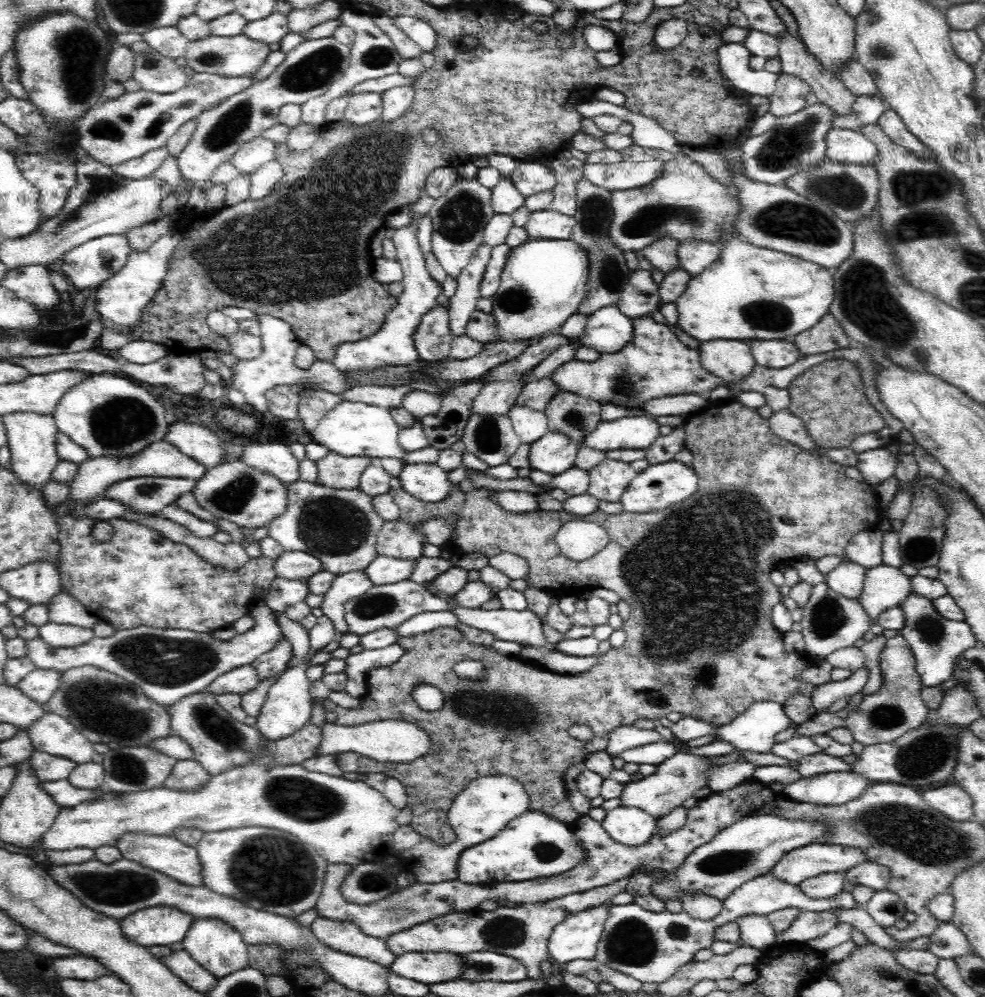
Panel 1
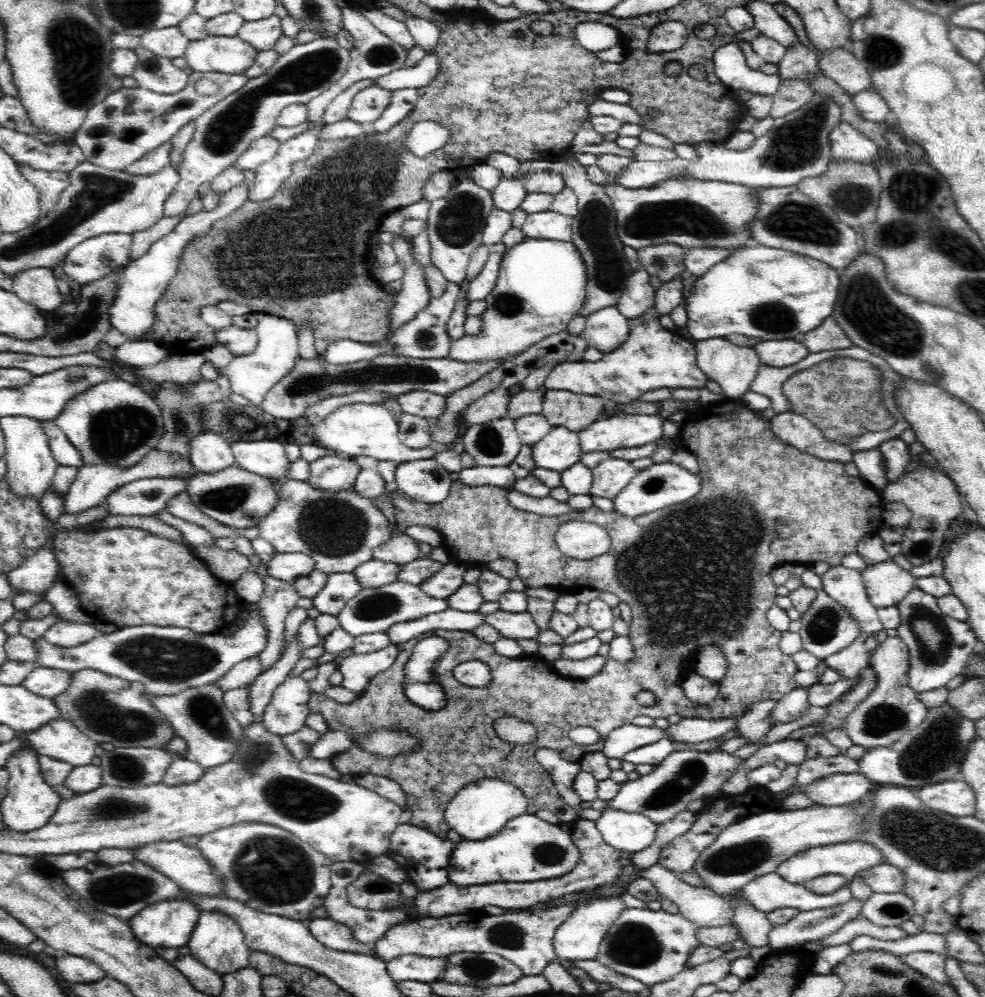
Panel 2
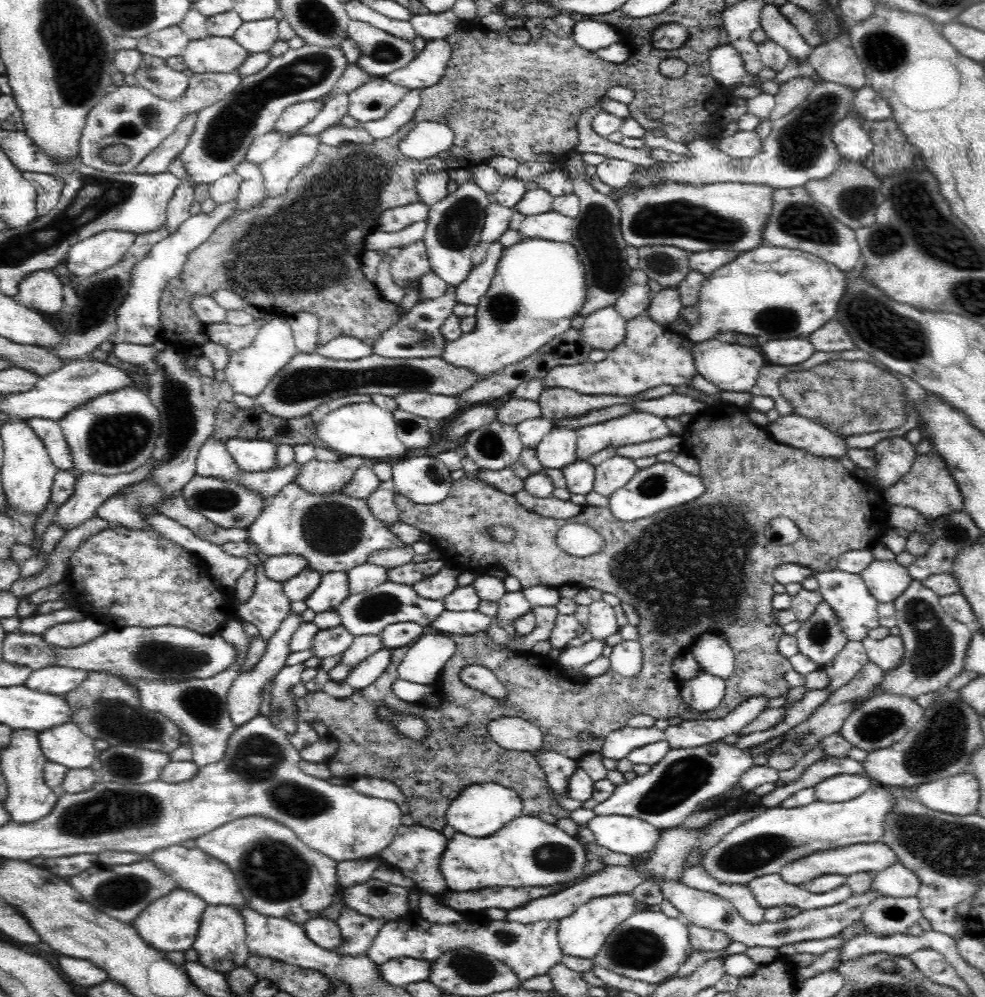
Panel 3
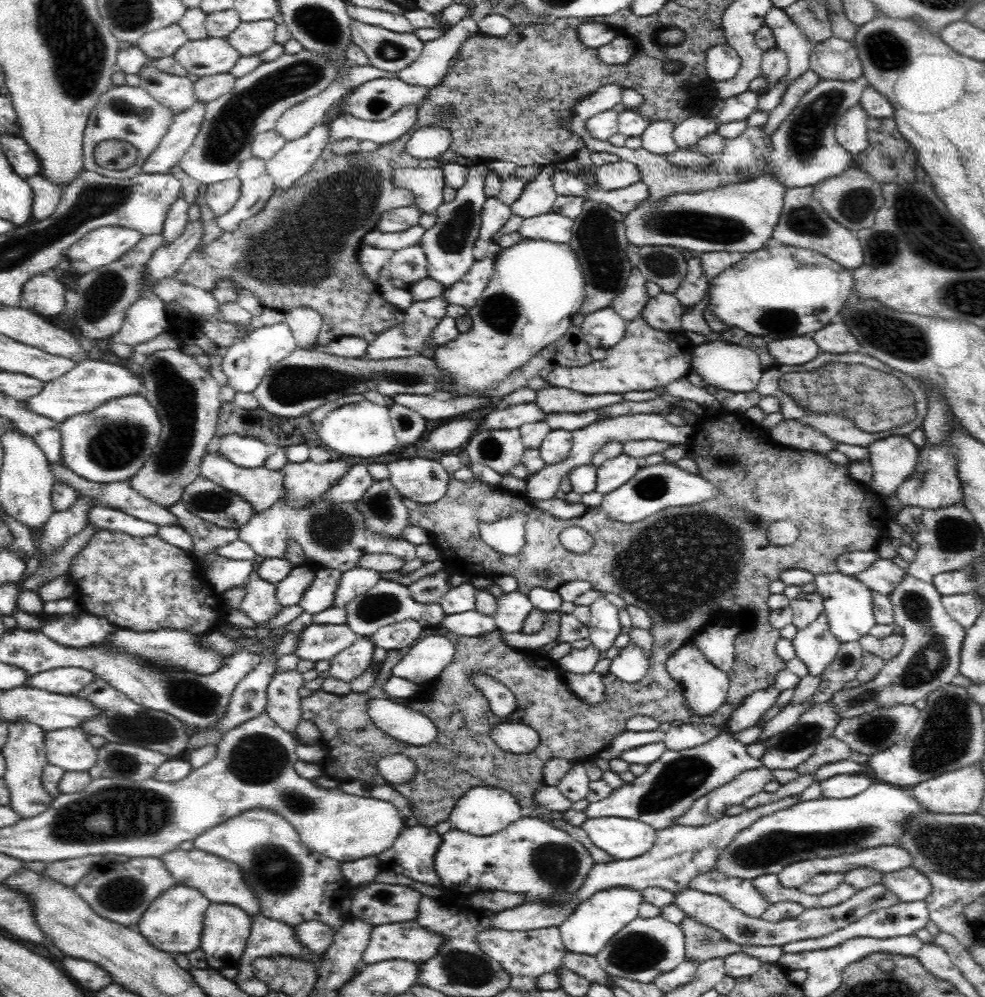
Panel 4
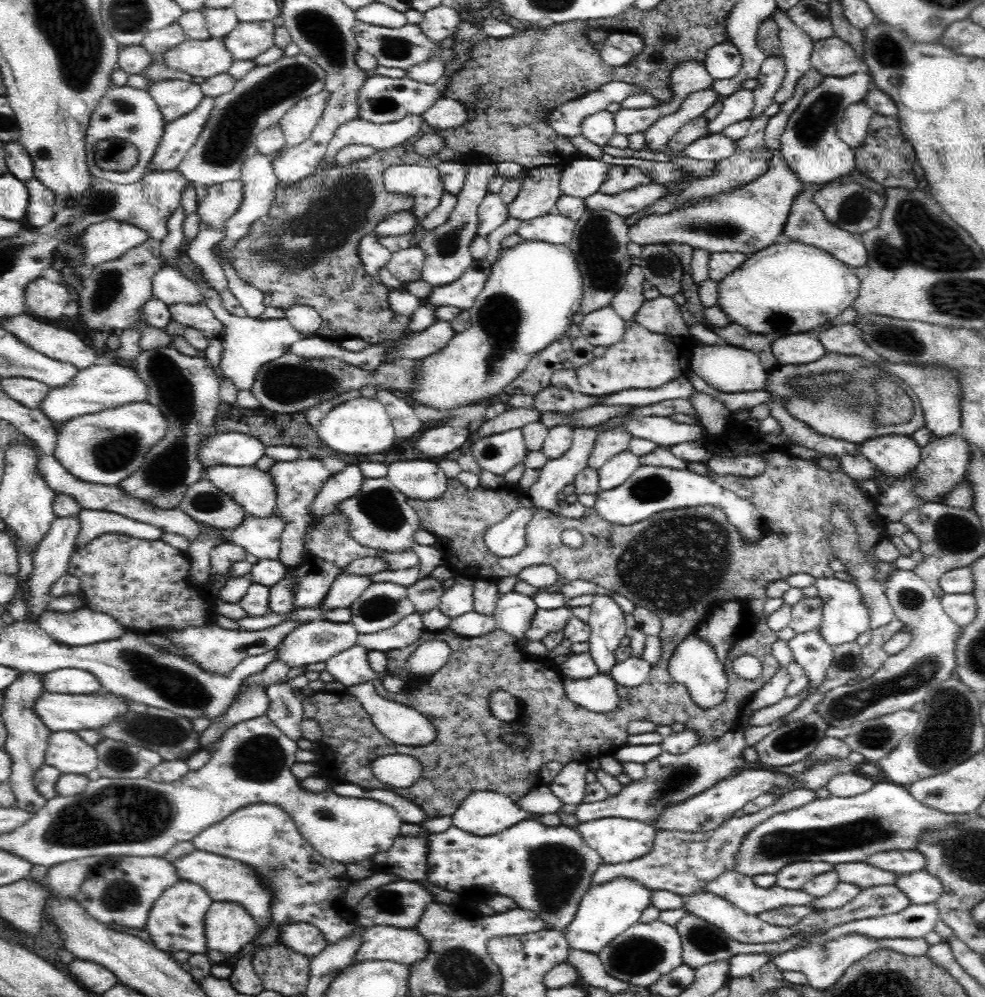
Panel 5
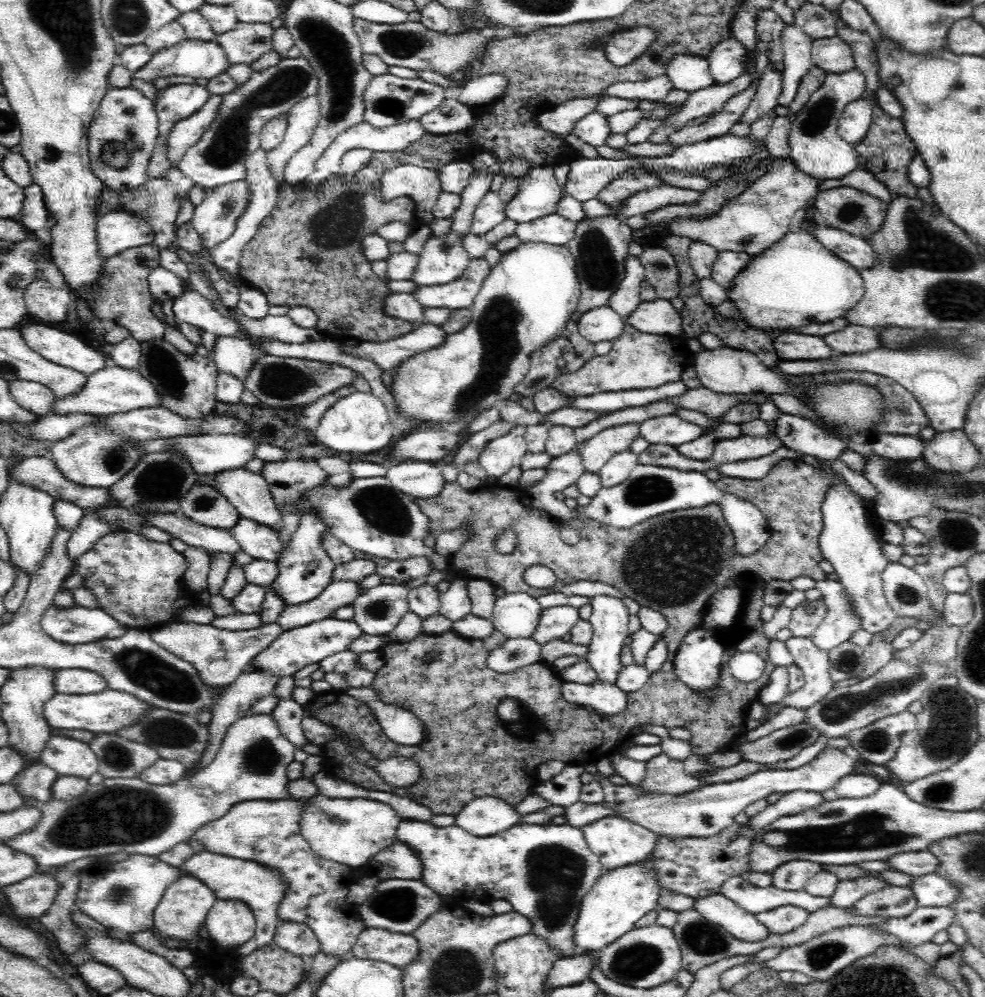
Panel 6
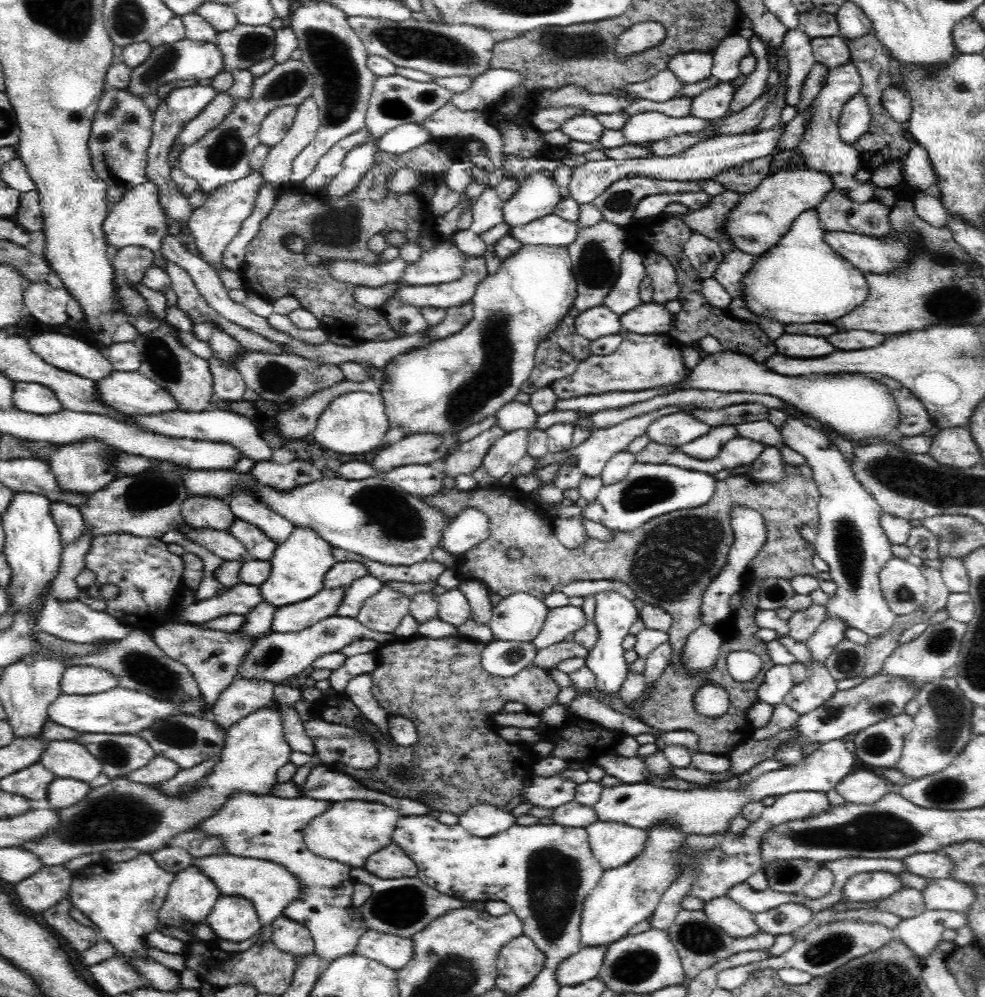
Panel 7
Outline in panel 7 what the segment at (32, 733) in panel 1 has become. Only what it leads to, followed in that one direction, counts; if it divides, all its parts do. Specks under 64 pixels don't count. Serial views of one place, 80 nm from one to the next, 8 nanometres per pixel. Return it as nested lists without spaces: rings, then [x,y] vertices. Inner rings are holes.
[[[50,741],[40,762],[55,778],[72,778],[91,783],[102,774],[102,764],[78,742]]]

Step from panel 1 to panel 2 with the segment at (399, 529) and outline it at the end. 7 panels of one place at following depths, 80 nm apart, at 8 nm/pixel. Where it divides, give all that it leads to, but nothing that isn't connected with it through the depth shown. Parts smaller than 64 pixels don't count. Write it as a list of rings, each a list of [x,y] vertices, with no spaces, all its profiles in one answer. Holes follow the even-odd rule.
[[[392,534],[389,541],[374,548],[372,559],[400,566],[418,559],[420,555],[412,537]]]

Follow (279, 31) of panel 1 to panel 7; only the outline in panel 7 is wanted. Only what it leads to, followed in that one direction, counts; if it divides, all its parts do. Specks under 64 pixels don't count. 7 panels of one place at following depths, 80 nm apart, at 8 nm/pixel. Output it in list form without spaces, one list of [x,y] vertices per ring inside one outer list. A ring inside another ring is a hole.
[[[238,23],[230,30],[218,32],[214,44],[222,53],[224,71],[249,70],[254,63],[273,58],[276,34],[267,25],[244,26]]]

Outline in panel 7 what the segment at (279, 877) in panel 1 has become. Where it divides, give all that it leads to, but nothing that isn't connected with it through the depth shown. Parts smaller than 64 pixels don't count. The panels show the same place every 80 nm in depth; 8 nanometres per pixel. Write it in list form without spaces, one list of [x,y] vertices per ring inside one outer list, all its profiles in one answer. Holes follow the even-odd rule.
[[[237,791],[227,797],[224,806],[214,816],[198,826],[206,834],[221,838],[230,855],[276,862],[300,881],[303,893],[298,900],[286,906],[283,915],[298,921],[310,931],[314,952],[326,961],[352,954],[361,936],[369,929],[361,907],[352,903],[356,883],[352,868],[313,854],[303,839],[308,823],[319,814],[324,814],[332,803],[310,797],[277,798],[270,794]]]

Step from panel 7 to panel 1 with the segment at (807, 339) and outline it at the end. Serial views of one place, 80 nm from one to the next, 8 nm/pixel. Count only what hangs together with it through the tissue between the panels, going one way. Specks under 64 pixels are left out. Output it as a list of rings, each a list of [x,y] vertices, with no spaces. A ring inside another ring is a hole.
[[[760,339],[751,342],[756,365],[770,369],[784,369],[794,364],[802,354],[792,340]]]

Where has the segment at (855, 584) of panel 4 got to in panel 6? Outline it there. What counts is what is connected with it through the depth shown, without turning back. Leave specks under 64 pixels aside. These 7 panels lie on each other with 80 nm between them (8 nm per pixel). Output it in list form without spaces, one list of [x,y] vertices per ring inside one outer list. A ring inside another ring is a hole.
[[[825,578],[817,581],[816,587],[822,591],[827,613],[810,639],[814,646],[828,654],[842,642],[850,641],[852,632],[860,629],[860,623],[852,613],[846,593],[837,580]]]

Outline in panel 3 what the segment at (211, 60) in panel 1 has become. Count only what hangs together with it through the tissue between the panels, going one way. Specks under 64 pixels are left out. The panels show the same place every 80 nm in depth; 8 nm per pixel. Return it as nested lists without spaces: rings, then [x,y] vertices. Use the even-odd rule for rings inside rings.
[[[212,36],[191,41],[180,52],[187,68],[196,74],[236,71],[248,55],[248,51],[243,50],[234,40]]]

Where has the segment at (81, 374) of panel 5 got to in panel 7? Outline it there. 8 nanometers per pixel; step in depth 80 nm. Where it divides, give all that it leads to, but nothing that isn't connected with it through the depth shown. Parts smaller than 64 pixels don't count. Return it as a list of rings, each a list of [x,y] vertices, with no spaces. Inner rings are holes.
[[[116,371],[97,384],[97,394],[103,404],[124,414],[155,415],[180,411],[168,391],[139,372]]]

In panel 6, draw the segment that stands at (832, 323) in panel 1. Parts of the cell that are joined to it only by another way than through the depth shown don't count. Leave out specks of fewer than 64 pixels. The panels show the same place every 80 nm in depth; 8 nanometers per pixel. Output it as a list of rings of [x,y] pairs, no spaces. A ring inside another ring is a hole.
[[[846,326],[840,332],[832,332],[824,336],[826,344],[834,354],[854,354],[874,350],[879,347],[878,330],[865,326]]]

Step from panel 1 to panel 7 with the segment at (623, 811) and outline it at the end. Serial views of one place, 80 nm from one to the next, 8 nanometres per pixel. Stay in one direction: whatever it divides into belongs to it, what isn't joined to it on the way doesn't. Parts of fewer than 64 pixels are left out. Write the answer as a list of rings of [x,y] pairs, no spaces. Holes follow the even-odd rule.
[[[596,821],[585,828],[591,852],[606,871],[634,861],[644,850],[646,831],[626,824]]]

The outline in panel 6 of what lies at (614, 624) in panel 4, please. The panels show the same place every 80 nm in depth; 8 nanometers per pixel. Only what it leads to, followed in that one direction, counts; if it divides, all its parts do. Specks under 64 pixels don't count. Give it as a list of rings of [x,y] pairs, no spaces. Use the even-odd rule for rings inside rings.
[[[598,594],[590,599],[593,611],[589,621],[592,623],[594,636],[588,646],[587,656],[585,658],[590,667],[594,669],[597,676],[597,685],[601,682],[608,684],[617,684],[618,674],[621,673],[622,663],[620,653],[626,638],[628,638],[628,622],[630,611],[621,598],[610,596],[608,594]]]

